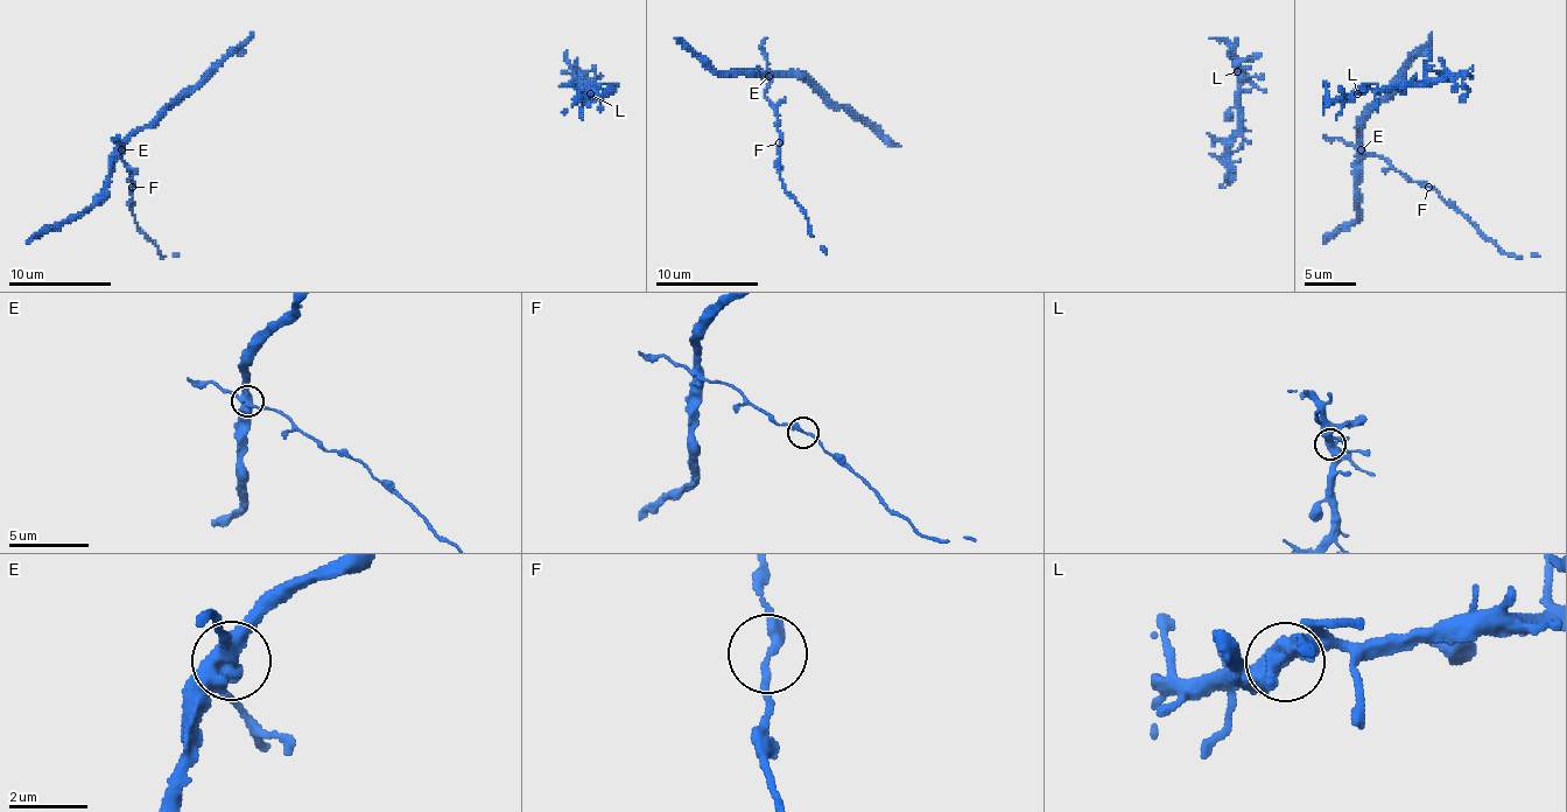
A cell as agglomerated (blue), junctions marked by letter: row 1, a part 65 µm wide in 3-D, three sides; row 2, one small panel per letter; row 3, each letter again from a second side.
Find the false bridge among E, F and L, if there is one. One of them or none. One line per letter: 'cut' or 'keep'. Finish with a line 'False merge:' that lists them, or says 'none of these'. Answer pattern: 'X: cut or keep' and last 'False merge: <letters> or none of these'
E: cut
F: keep
L: keep
False merge: E

